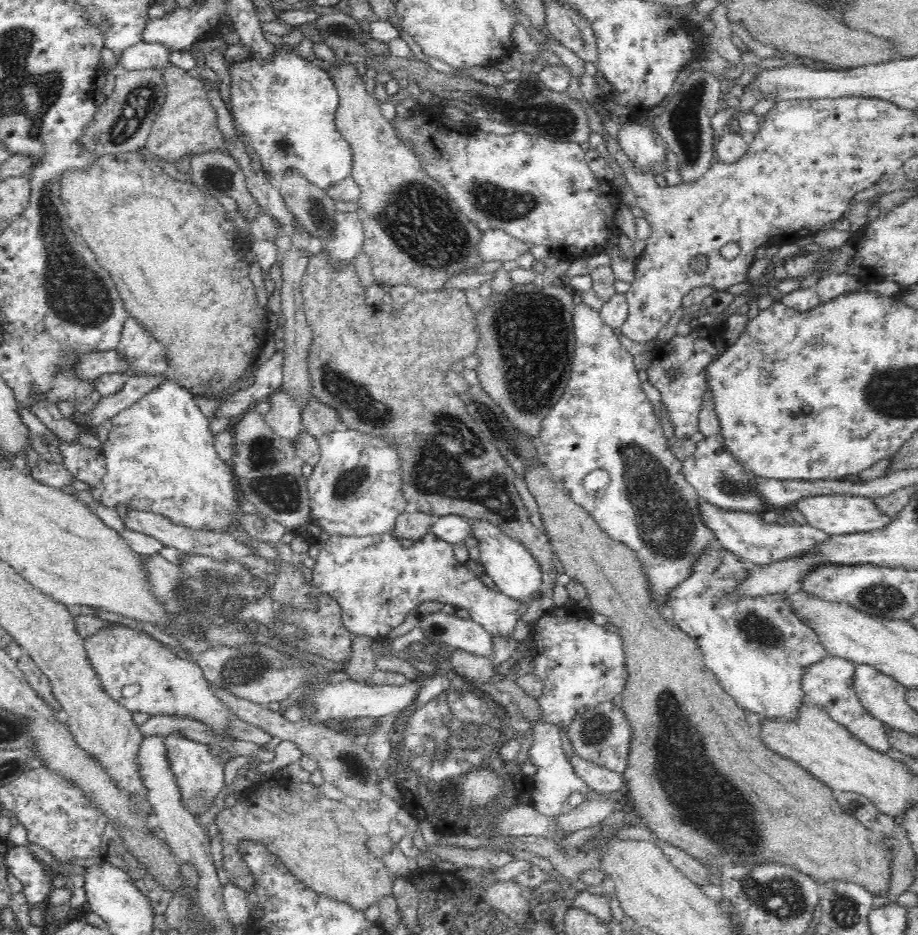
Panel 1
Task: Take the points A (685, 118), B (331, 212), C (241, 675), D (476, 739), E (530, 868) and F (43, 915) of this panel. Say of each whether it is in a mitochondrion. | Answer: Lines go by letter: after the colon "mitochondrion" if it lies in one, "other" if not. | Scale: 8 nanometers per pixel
A: mitochondrion
B: other
C: mitochondrion
D: mitochondrion
E: other
F: other

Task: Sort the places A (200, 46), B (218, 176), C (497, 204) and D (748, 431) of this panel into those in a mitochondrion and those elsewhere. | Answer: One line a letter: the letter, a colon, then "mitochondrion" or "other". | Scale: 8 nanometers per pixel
A: other
B: mitochondrion
C: mitochondrion
D: other

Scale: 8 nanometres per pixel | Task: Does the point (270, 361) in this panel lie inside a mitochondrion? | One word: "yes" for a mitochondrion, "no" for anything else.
no

